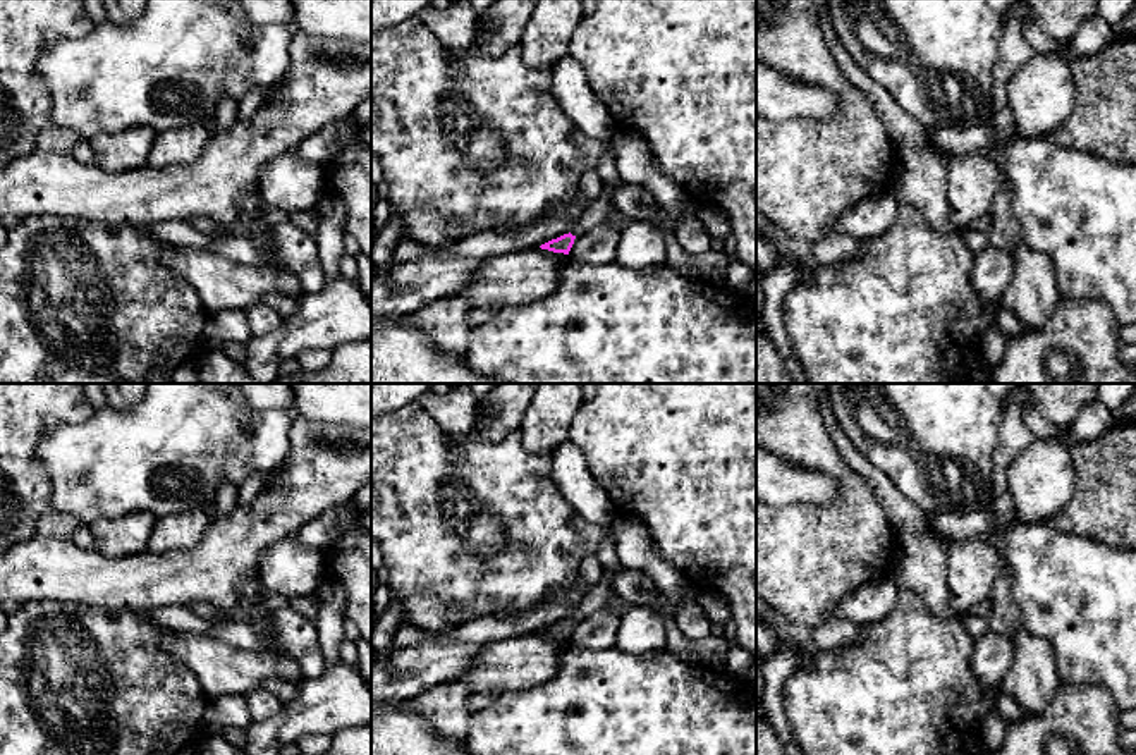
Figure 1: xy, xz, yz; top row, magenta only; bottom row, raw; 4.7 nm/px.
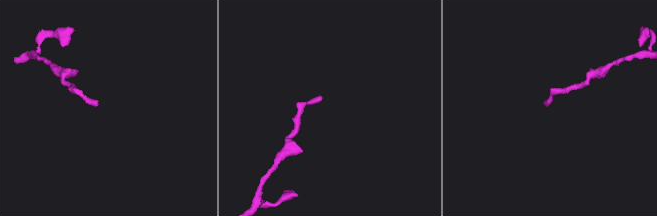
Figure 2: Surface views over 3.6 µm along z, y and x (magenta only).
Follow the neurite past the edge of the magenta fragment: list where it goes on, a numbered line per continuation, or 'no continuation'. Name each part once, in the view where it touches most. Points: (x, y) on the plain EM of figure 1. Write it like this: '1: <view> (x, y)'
1: xz (595, 601)

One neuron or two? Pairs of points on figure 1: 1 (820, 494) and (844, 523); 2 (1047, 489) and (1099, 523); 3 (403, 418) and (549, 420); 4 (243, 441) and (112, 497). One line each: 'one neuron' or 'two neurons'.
1: two neurons
2: two neurons
3: two neurons
4: one neuron

